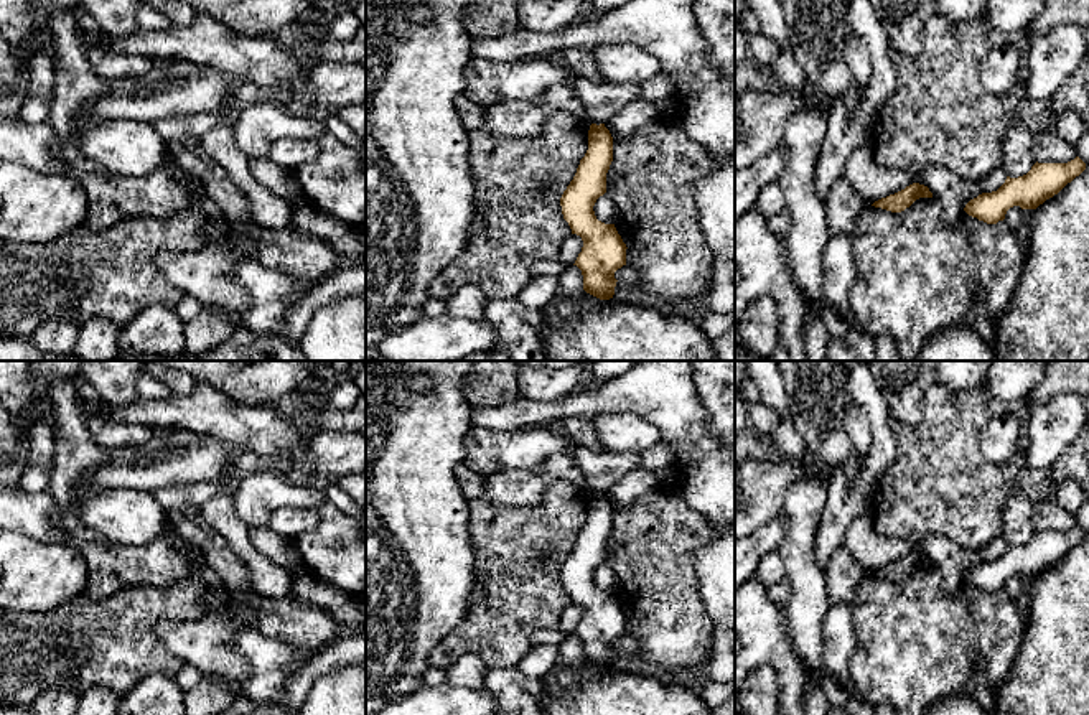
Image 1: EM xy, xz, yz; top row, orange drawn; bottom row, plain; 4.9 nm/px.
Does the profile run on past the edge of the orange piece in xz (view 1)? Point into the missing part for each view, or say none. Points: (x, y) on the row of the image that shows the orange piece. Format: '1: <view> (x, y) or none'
1: none

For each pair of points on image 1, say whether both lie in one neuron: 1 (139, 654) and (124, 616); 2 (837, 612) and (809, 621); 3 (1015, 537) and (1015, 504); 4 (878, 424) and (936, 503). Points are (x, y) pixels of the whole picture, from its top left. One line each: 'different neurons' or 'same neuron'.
1: same neuron
2: different neurons
3: same neuron
4: different neurons

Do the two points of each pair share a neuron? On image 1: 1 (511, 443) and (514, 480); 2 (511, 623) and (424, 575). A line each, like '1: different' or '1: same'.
1: different
2: different

